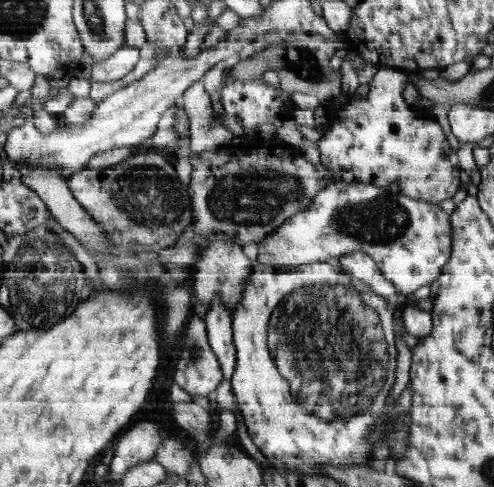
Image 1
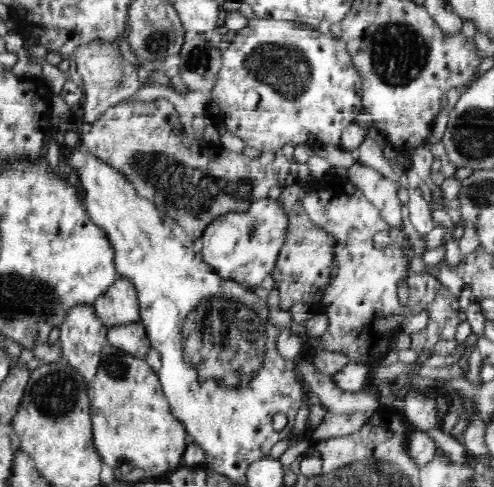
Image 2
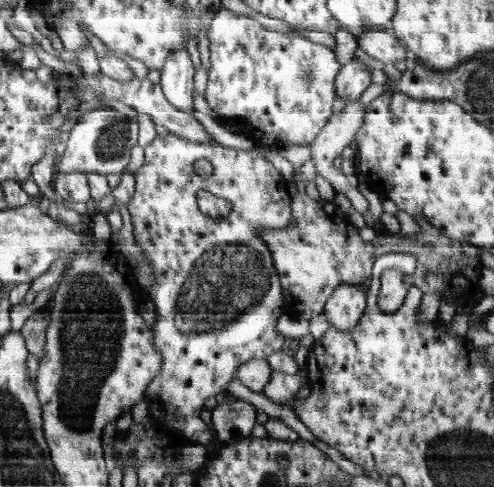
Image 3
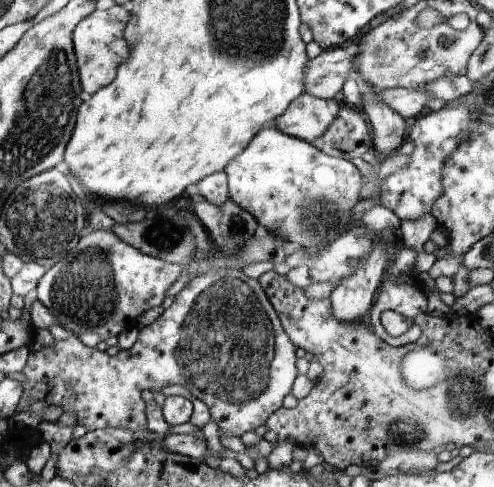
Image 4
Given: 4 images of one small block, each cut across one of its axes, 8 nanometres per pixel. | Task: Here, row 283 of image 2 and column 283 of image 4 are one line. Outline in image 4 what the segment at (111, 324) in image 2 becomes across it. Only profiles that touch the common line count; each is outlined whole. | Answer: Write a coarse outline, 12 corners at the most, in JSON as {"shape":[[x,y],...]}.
{"shape":[[303,94],[269,126],[315,144],[341,106]]}

